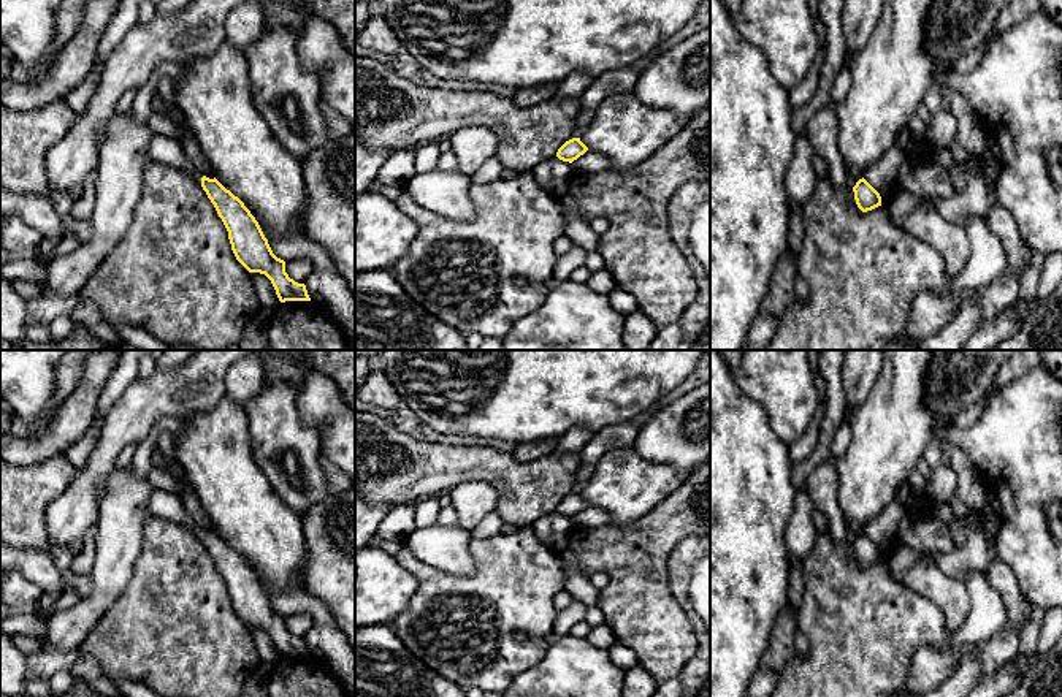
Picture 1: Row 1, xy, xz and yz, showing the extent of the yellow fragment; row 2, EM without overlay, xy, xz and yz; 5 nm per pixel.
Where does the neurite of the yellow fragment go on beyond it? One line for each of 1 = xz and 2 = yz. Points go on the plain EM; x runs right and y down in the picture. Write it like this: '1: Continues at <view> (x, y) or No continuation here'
1: No continuation here
2: No continuation here

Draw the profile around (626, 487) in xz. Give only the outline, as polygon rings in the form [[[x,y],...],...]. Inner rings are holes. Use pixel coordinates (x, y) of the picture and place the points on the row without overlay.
[[[634,448],[610,450],[596,464],[580,496],[610,515],[612,524],[645,516],[685,483],[688,475],[670,464],[642,459]]]

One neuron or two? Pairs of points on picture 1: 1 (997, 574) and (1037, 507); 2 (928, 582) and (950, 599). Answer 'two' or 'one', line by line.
1: two
2: one

